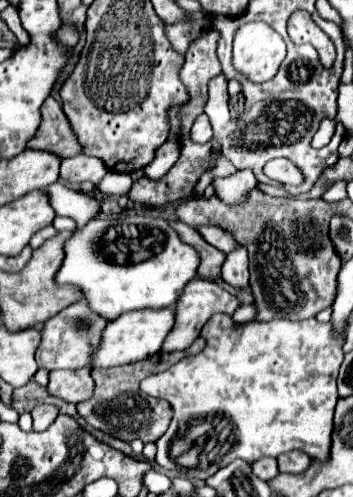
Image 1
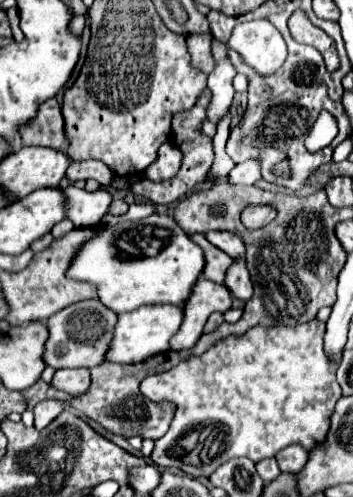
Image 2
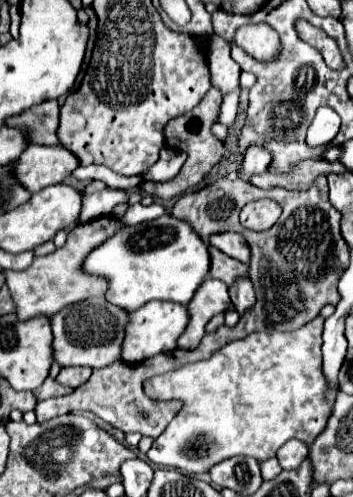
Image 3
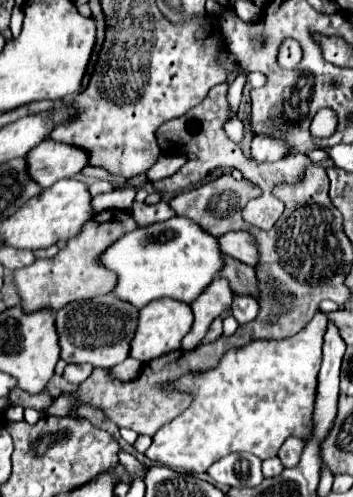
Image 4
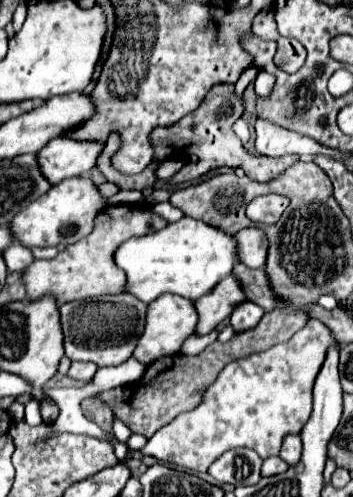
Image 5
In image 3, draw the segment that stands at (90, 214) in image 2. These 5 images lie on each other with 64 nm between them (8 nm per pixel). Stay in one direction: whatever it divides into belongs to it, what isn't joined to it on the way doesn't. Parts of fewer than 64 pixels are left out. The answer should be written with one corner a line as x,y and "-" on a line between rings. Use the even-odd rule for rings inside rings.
102,190
102,192
94,192
94,194
86,194
80,192
80,196
84,196
84,204
80,210
80,222
86,224
88,220
96,220
96,216
108,216
112,212
112,208
120,202
128,202
128,194
122,190

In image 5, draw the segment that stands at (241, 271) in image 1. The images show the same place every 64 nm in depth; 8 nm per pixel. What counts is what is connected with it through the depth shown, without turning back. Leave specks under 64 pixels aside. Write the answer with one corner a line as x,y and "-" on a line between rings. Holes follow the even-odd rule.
246,300
244,304
238,304
234,308
234,312
230,316
230,324
234,326
236,332
244,332
244,330
254,328
260,322
262,314
264,314
264,310
260,306
256,306
256,304

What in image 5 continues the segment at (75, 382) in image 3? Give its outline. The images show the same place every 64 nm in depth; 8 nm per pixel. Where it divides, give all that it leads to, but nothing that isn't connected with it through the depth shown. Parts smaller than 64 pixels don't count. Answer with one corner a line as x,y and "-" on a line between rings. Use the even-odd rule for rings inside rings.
72,362
70,370
68,370
68,376
72,380
82,380
82,382
90,382
96,374
98,366
92,364
92,362

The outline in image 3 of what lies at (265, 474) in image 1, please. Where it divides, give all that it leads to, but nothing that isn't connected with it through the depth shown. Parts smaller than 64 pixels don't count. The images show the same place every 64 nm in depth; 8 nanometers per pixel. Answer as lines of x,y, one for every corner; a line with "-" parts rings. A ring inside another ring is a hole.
268,458
268,460
260,462
260,470
262,470
262,478
264,480
272,480
272,478
276,478
280,474
282,468
280,468
276,458

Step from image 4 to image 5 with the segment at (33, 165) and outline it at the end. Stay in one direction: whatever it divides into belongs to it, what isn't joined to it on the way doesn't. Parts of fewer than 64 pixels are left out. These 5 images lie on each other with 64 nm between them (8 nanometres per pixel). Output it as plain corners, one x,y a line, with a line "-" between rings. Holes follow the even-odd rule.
68,138
50,140
36,156
40,172
50,184
58,184
66,178
80,176
96,166
96,160
102,152
98,142
78,142

